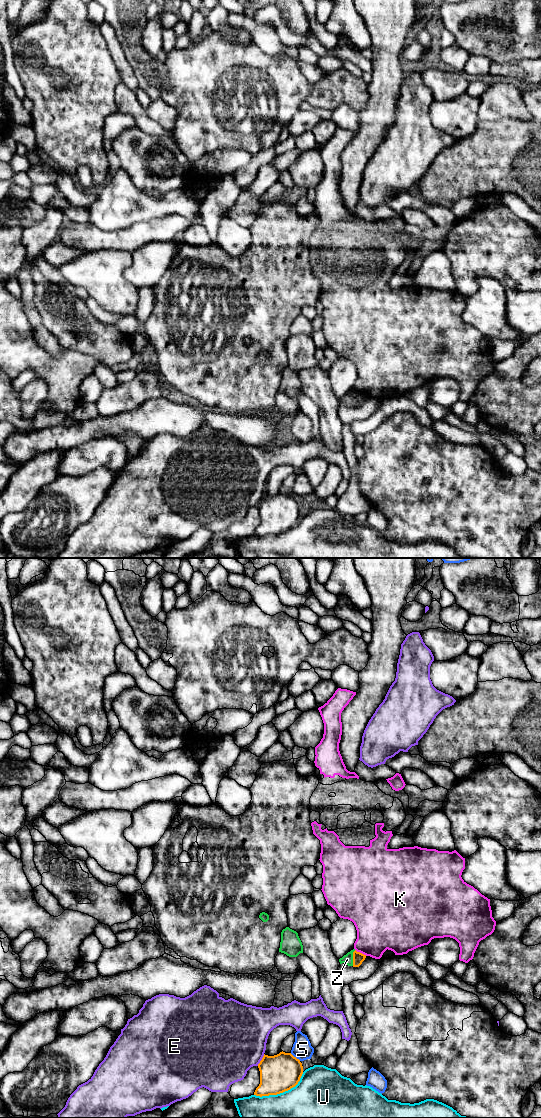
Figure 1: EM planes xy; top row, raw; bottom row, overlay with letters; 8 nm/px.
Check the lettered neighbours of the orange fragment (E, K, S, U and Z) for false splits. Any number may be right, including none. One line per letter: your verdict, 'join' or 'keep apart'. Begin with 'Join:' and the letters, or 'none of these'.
Join: none of these
E: keep apart
K: keep apart
S: keep apart
U: keep apart
Z: keep apart

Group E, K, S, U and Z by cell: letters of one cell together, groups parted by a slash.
E / K / S / U / Z

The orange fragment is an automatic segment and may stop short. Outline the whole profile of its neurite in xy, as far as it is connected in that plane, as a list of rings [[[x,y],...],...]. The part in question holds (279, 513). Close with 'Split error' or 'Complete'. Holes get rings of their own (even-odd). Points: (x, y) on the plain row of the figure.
[[[280,492],[274,496],[263,496],[258,504],[260,524],[254,535],[277,535],[295,527],[303,514],[303,506],[299,499],[291,493]]]. Complete

